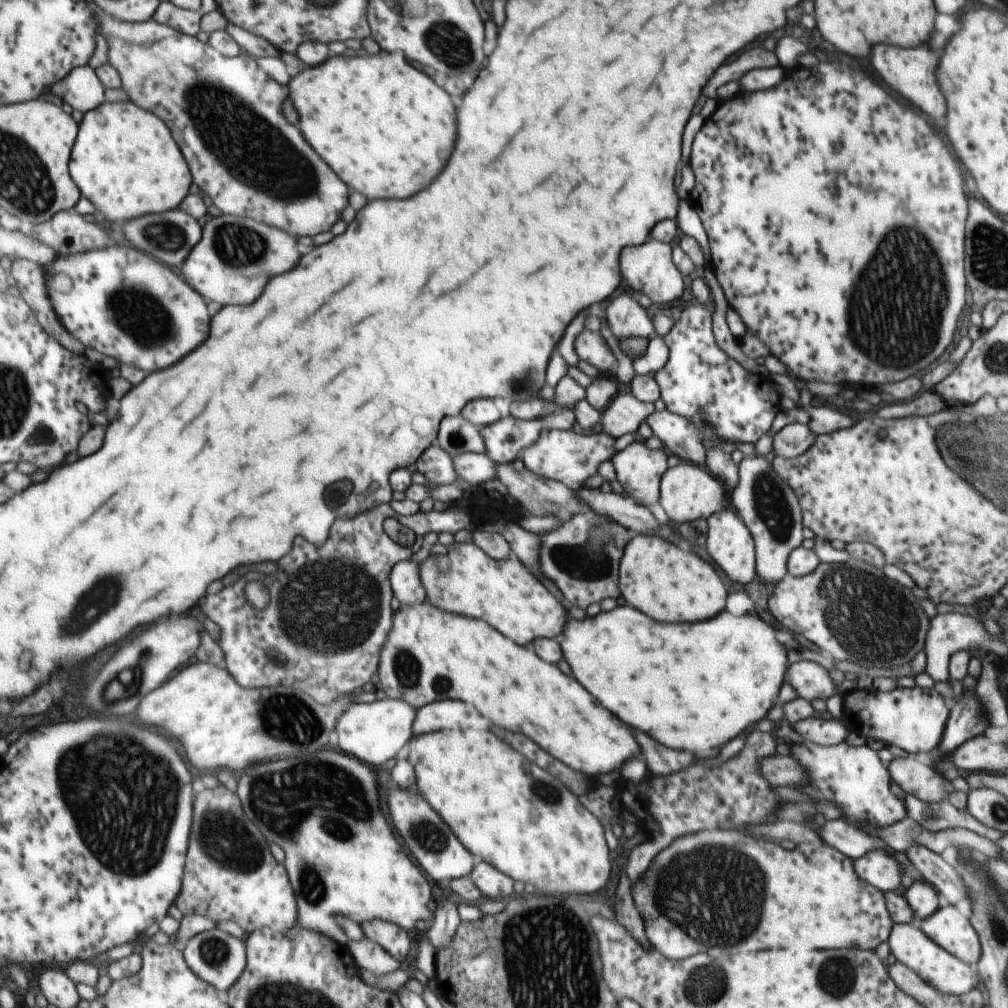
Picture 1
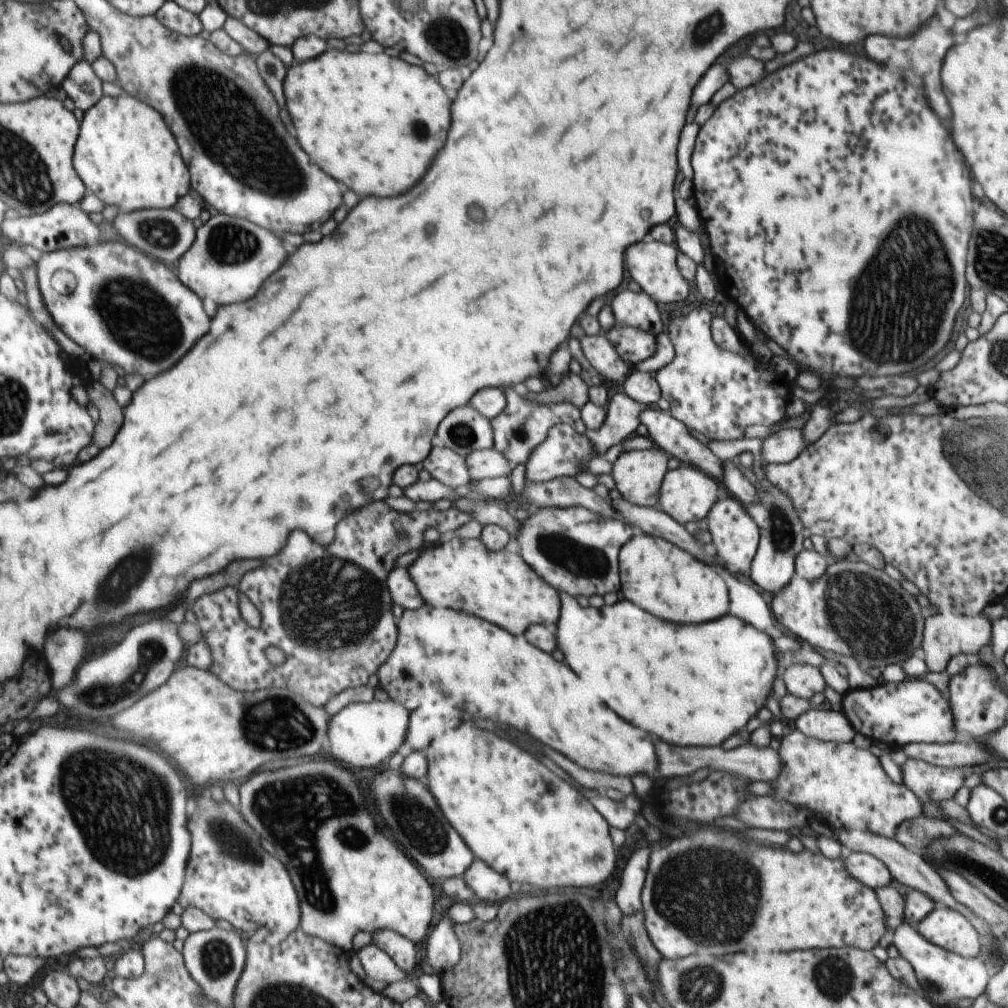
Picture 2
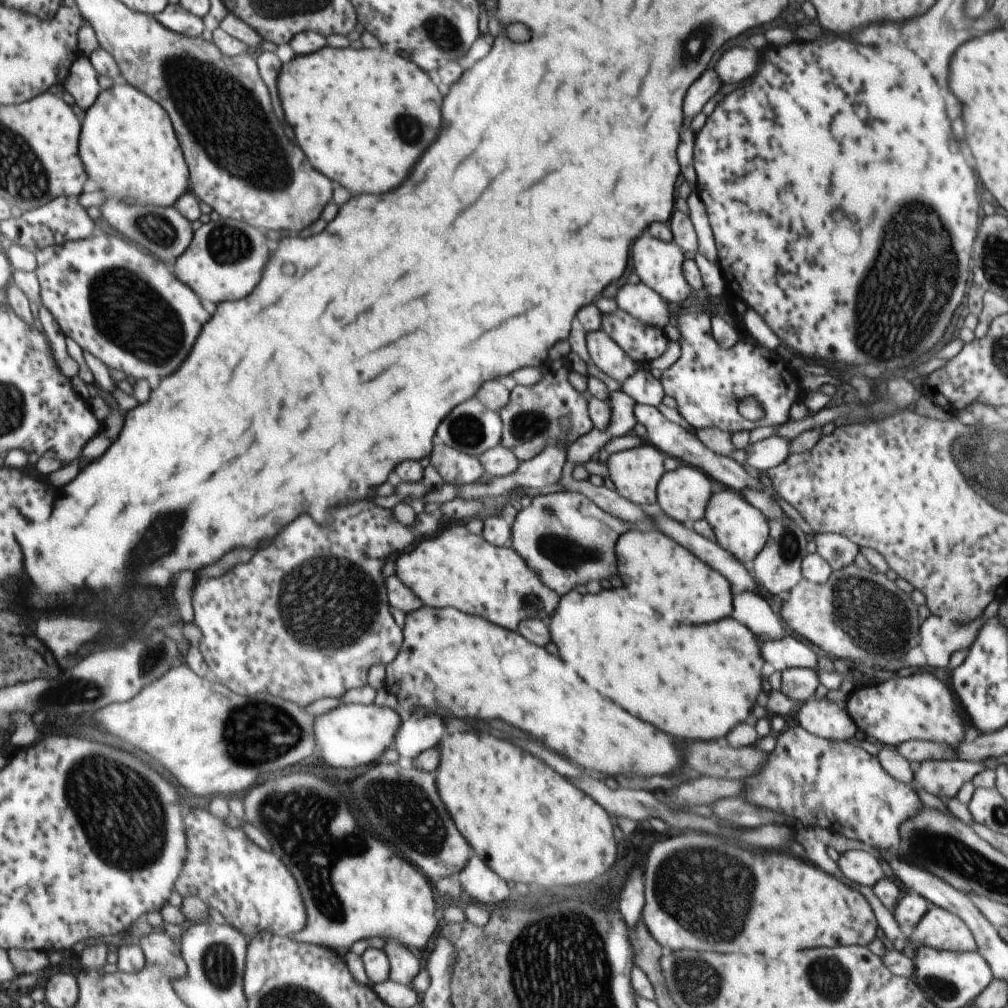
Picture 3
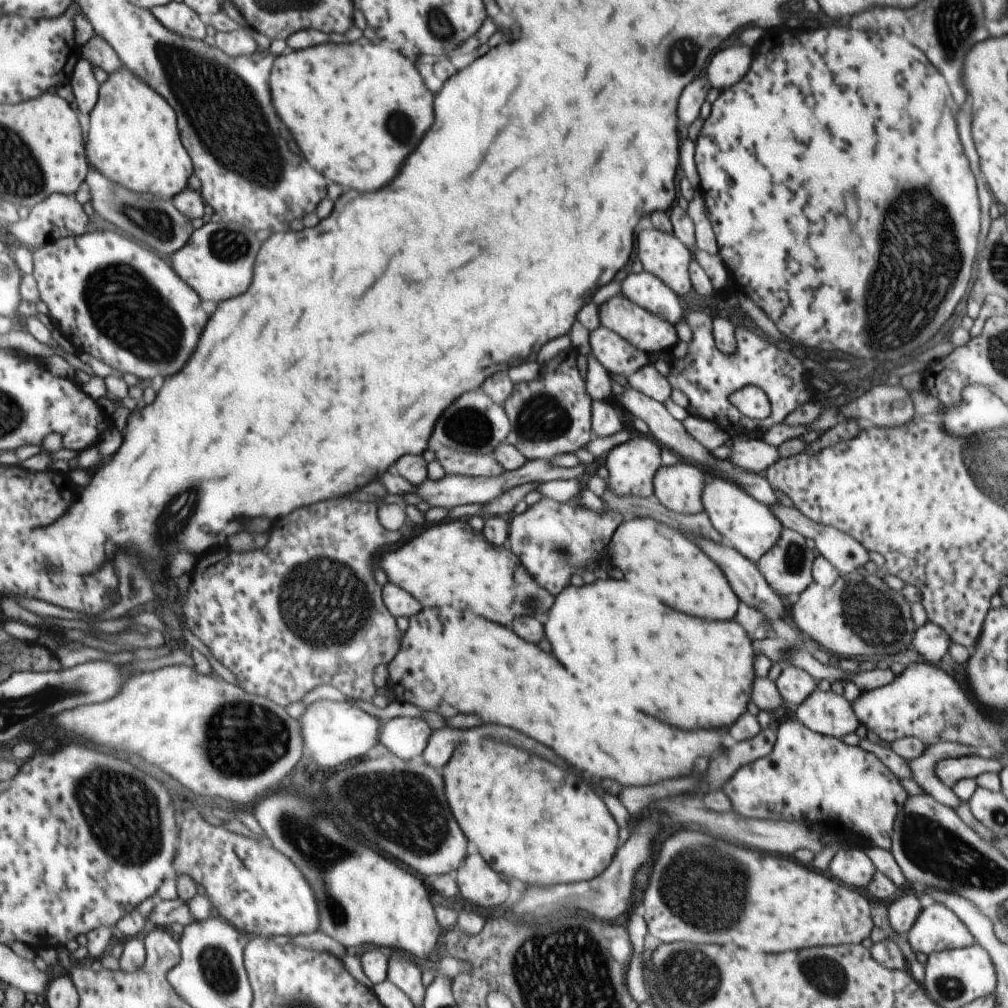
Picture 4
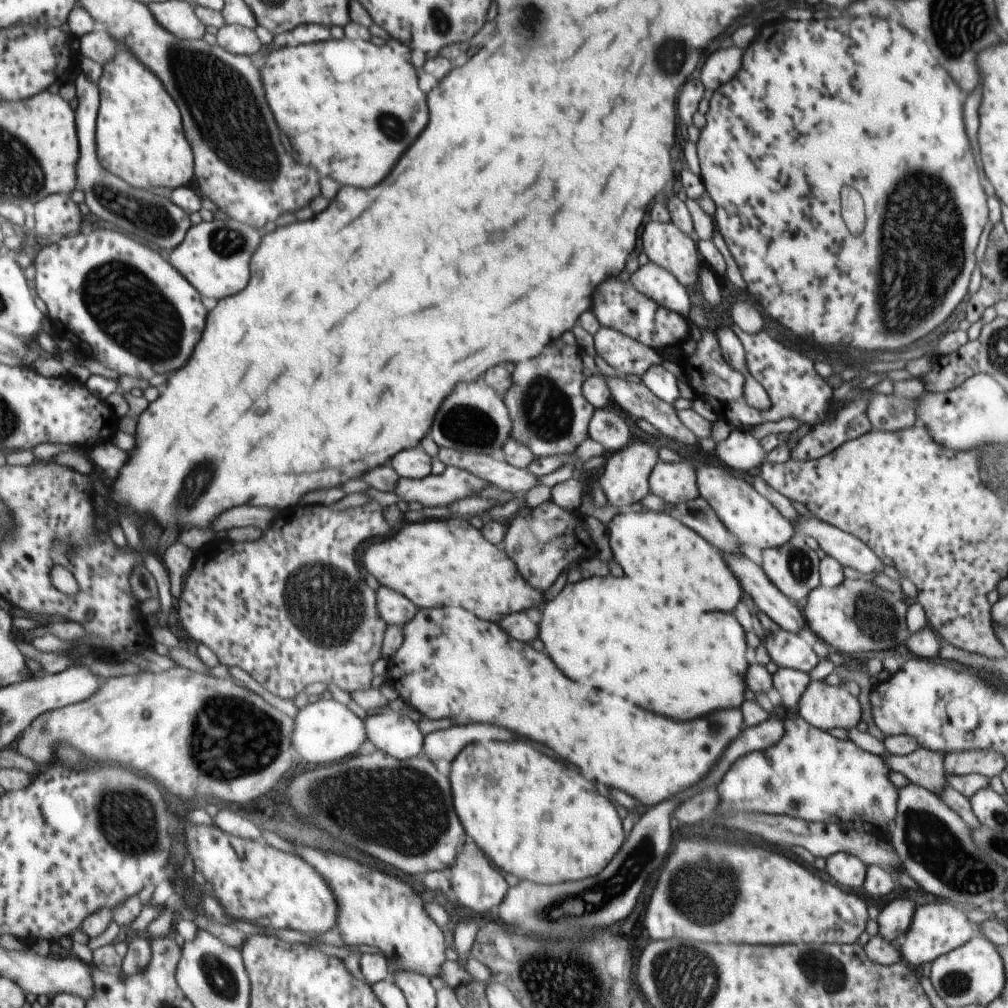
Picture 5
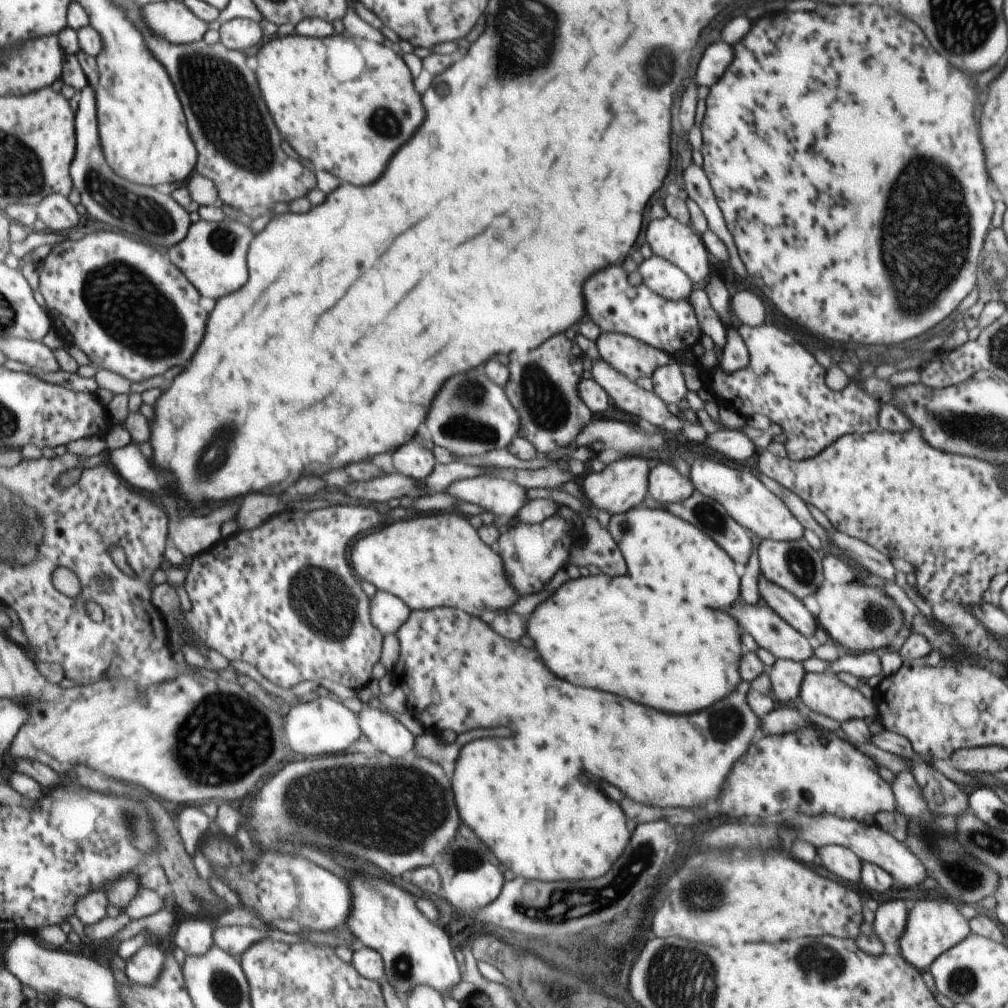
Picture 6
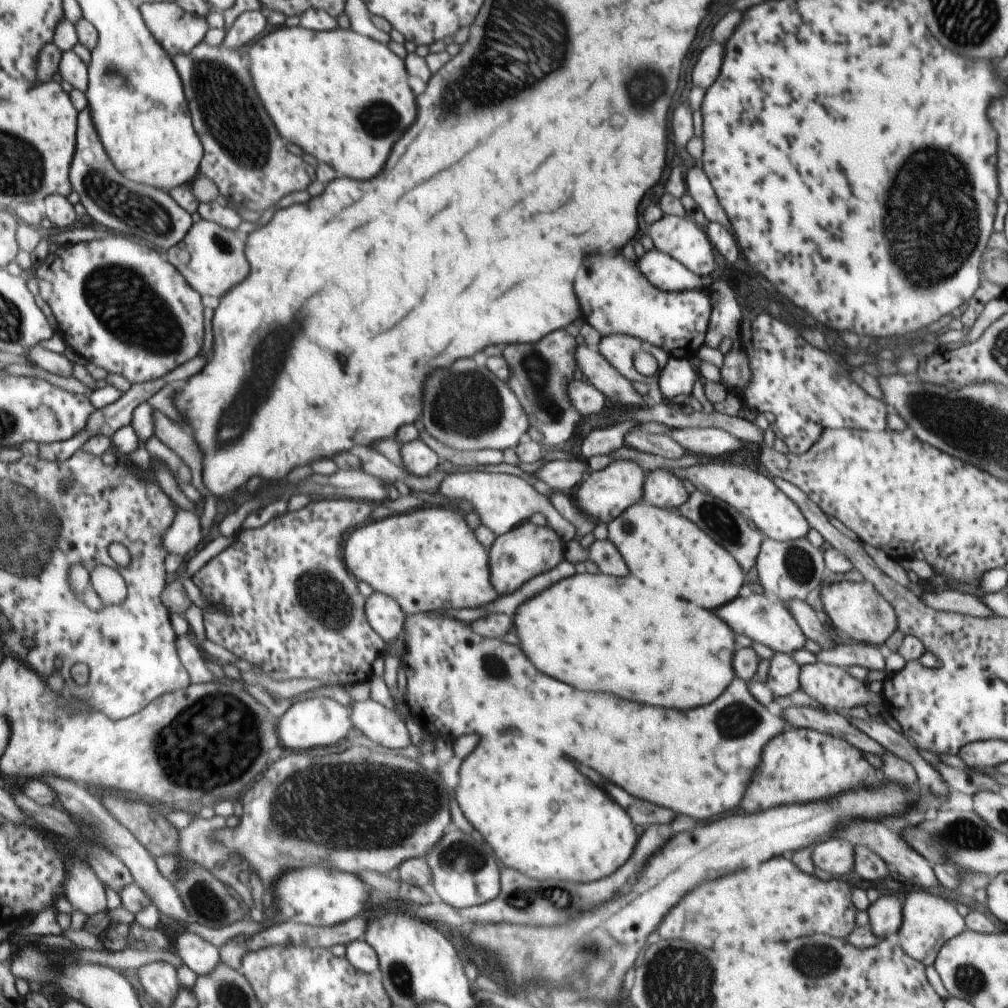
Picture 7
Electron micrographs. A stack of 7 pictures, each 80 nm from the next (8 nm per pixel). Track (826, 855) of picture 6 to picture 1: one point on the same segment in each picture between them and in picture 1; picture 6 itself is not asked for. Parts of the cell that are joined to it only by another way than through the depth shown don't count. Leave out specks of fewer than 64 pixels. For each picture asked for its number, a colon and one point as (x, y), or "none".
1: (880, 869)
2: (869, 870)
3: (858, 866)
4: (849, 865)
5: (847, 869)

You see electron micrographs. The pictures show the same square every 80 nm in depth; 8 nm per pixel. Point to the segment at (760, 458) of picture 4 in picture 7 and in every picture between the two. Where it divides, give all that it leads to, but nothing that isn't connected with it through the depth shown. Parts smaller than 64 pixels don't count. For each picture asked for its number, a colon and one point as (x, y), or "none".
5: (740, 451)
6: (732, 444)
7: (710, 441)

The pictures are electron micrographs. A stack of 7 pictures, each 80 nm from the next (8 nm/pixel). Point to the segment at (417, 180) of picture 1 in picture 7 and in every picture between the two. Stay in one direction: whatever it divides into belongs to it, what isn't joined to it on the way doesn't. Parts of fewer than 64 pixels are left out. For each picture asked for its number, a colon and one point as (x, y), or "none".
2: (374, 122)
3: (364, 116)
4: (326, 95)
5: (316, 90)
6: (329, 112)
7: (313, 83)

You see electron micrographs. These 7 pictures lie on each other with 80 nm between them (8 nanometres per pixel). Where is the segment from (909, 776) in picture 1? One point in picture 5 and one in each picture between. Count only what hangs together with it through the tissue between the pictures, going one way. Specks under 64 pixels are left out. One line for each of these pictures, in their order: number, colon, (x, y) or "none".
2: (927, 782)
3: (942, 778)
4: (948, 772)
5: (984, 763)

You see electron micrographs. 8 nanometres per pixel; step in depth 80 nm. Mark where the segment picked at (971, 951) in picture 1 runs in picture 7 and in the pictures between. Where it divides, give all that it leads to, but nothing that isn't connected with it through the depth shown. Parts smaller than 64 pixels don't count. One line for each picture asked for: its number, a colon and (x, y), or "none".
2: (945, 927)
3: (939, 929)
4: (936, 928)
5: (936, 928)
6: (932, 927)
7: (928, 922)

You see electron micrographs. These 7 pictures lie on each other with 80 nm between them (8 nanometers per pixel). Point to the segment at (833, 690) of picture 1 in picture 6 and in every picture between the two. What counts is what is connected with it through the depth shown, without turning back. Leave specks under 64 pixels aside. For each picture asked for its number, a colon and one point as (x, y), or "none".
2: (801, 680)
3: (797, 683)
4: (793, 684)
5: (790, 683)
6: (785, 677)

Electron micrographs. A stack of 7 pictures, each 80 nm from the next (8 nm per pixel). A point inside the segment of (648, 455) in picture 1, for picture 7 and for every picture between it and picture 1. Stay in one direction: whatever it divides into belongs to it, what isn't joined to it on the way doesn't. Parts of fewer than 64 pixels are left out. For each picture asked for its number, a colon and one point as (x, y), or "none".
2: (637, 474)
3: (635, 472)
4: (630, 466)
5: (624, 480)
6: (621, 485)
7: (604, 494)

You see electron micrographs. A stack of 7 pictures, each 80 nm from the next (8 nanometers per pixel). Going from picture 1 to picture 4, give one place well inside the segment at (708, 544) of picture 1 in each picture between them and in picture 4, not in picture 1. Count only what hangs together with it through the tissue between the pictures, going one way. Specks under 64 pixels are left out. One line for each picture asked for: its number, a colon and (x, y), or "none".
2: (733, 532)
3: (738, 527)
4: (748, 526)

